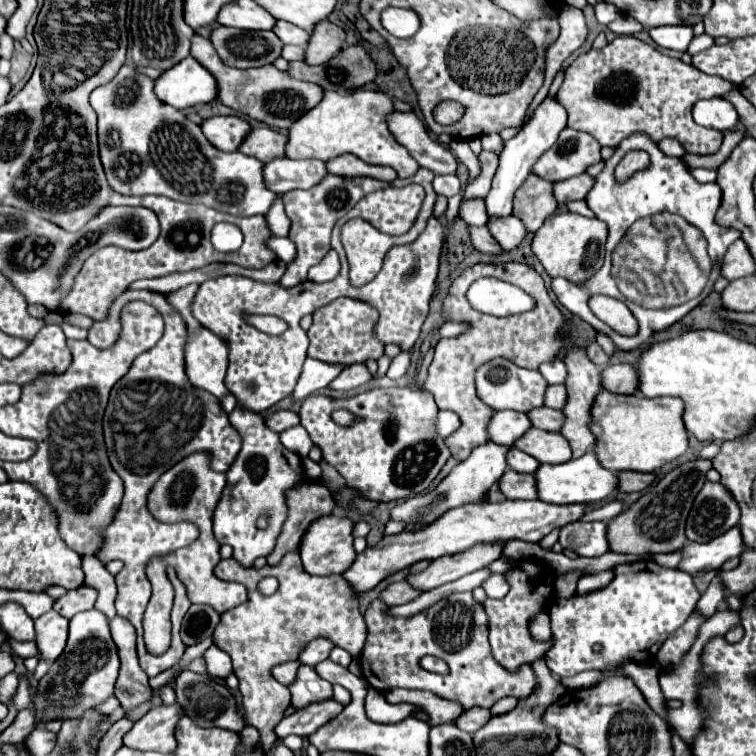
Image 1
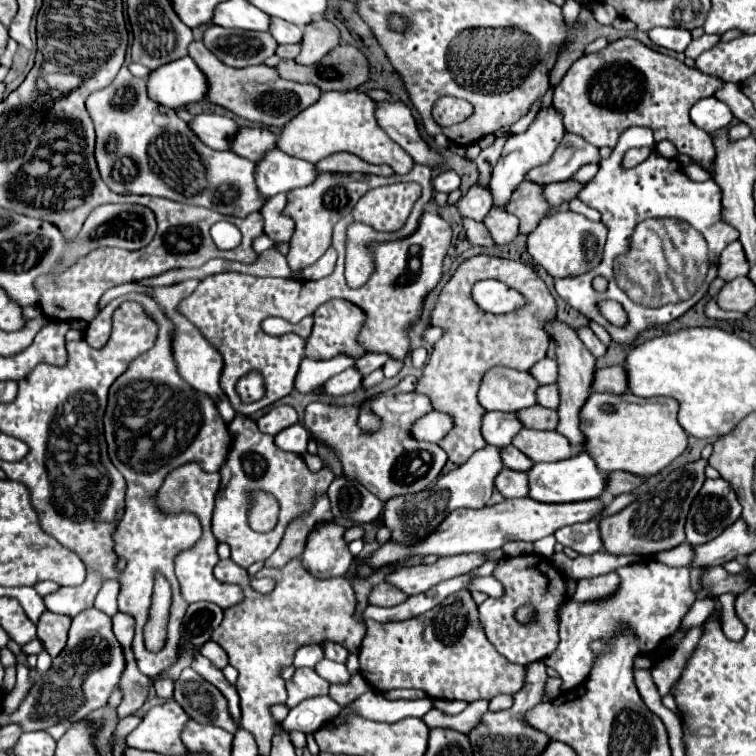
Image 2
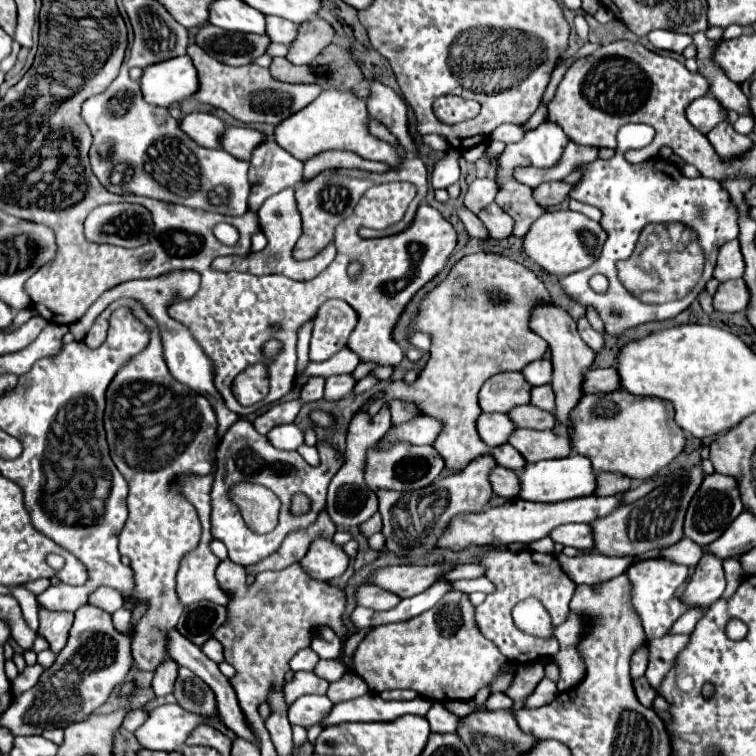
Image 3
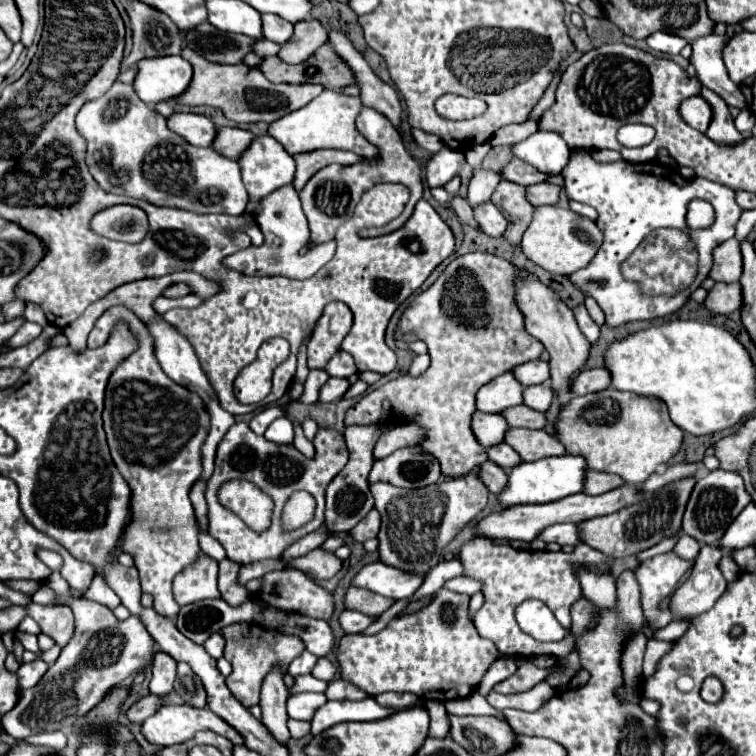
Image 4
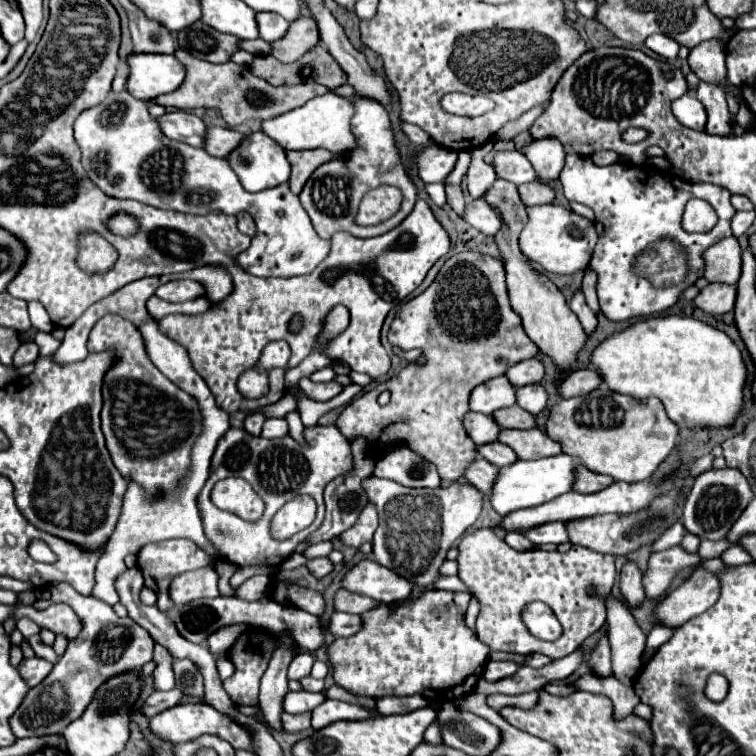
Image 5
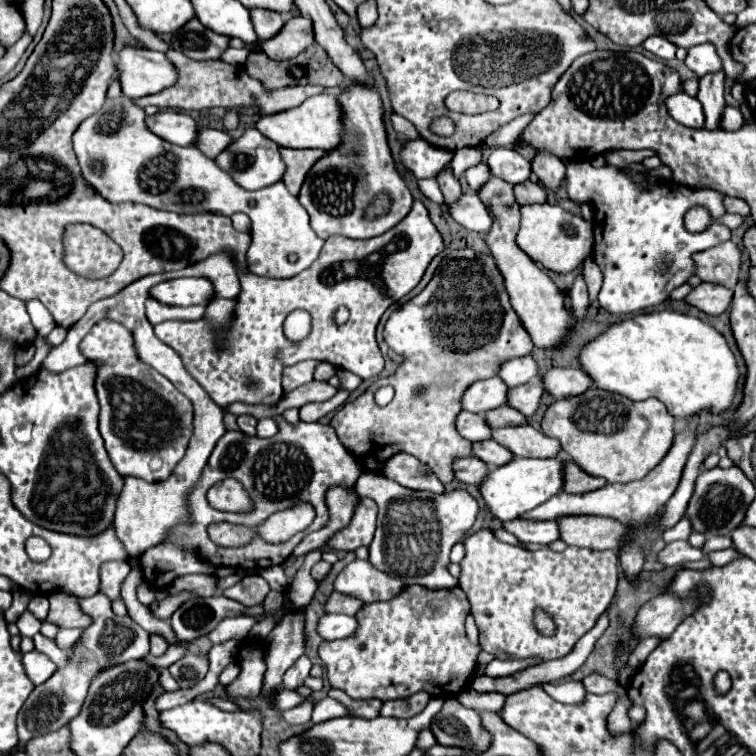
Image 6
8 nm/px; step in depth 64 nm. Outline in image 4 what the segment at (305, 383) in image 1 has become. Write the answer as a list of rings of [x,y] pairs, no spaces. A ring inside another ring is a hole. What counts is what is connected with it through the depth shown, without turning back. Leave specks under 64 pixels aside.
[[[336,352],[334,358],[322,370],[328,372],[328,376],[342,376],[342,378],[348,378],[354,372],[358,372],[358,368],[356,368],[352,356],[348,356],[348,352]]]

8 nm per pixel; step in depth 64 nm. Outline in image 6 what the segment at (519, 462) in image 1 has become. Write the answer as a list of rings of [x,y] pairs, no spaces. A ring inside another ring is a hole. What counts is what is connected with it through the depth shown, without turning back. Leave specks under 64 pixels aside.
[[[494,440],[476,442],[476,444],[472,446],[472,452],[474,452],[474,456],[476,456],[476,458],[484,460],[490,468],[504,466],[508,460],[512,460],[512,458],[514,458],[514,454],[512,454],[508,448],[500,446],[500,444],[498,444],[498,442],[494,442]]]

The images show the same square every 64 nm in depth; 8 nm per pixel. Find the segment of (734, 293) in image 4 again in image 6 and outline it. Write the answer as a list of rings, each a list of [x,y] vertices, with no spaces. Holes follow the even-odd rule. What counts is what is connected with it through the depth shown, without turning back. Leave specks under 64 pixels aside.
[[[704,282],[690,292],[686,302],[696,306],[698,310],[702,310],[706,314],[722,314],[730,308],[732,294],[734,292],[730,288],[724,288],[720,284],[706,284]]]

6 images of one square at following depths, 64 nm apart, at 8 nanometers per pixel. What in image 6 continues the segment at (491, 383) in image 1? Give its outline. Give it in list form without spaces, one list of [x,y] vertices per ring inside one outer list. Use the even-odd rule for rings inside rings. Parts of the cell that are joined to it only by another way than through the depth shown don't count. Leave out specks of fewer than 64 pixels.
[[[494,376],[488,380],[474,382],[468,388],[468,392],[464,392],[462,408],[468,412],[484,414],[492,408],[504,406],[506,402],[508,402],[508,386],[504,384],[504,380],[500,380],[500,376]]]

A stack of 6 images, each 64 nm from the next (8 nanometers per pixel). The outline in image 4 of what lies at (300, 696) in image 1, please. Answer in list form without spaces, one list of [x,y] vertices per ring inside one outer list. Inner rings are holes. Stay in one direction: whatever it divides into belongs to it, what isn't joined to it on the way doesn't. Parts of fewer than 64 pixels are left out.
[[[304,674],[304,676],[296,676],[294,678],[294,686],[290,686],[290,694],[300,694],[300,692],[324,692],[328,686],[328,682],[314,678],[312,674]]]

